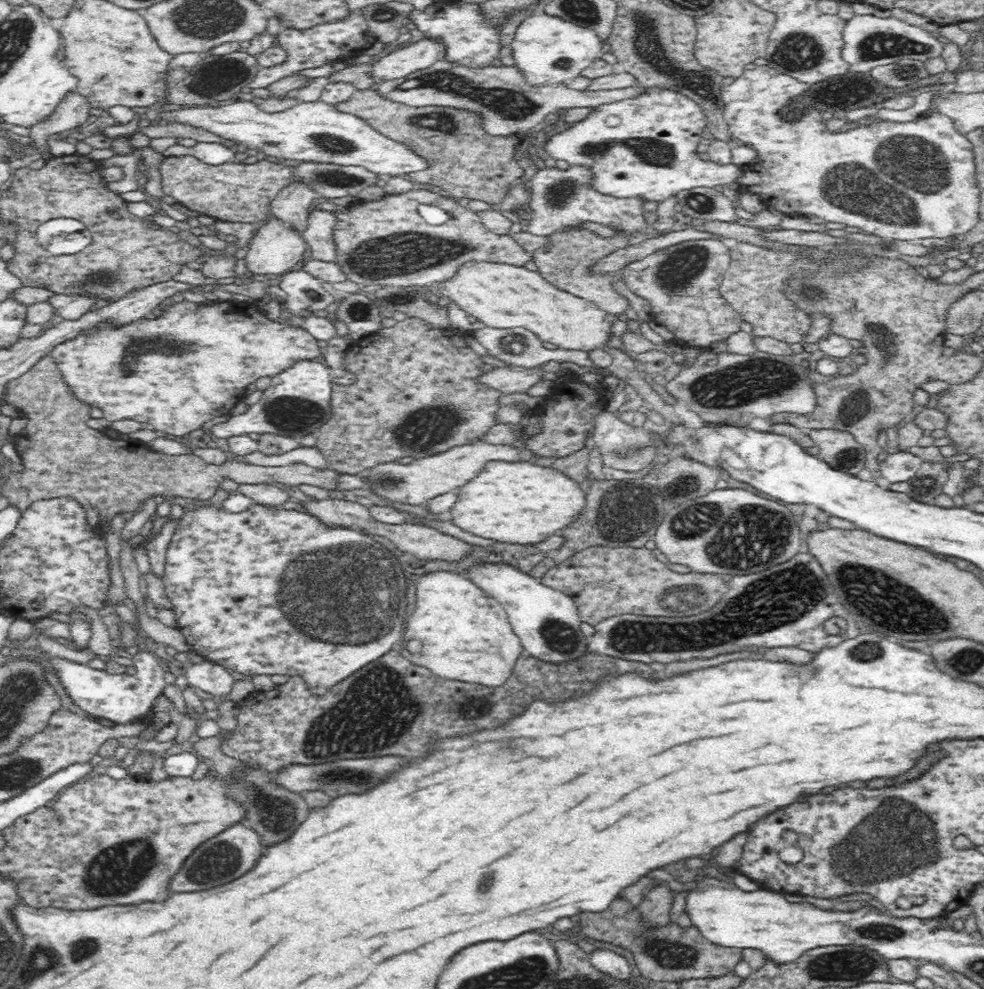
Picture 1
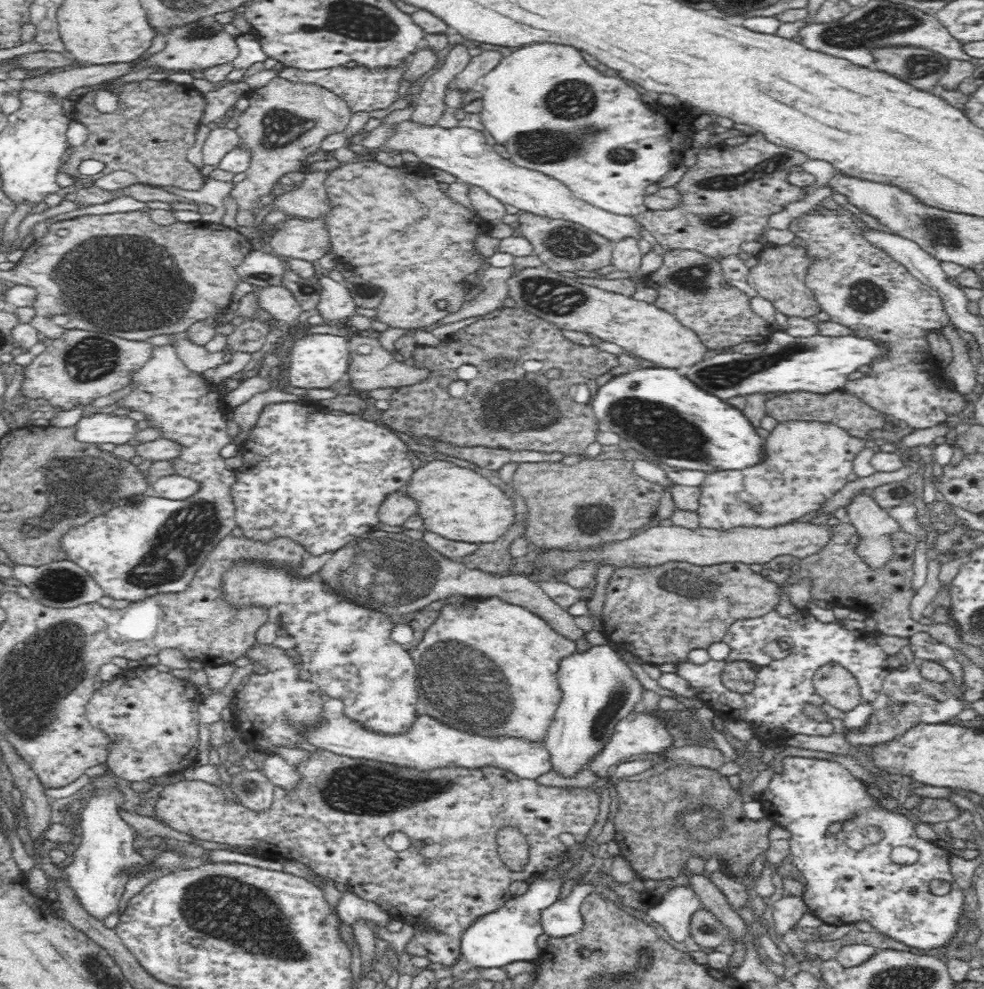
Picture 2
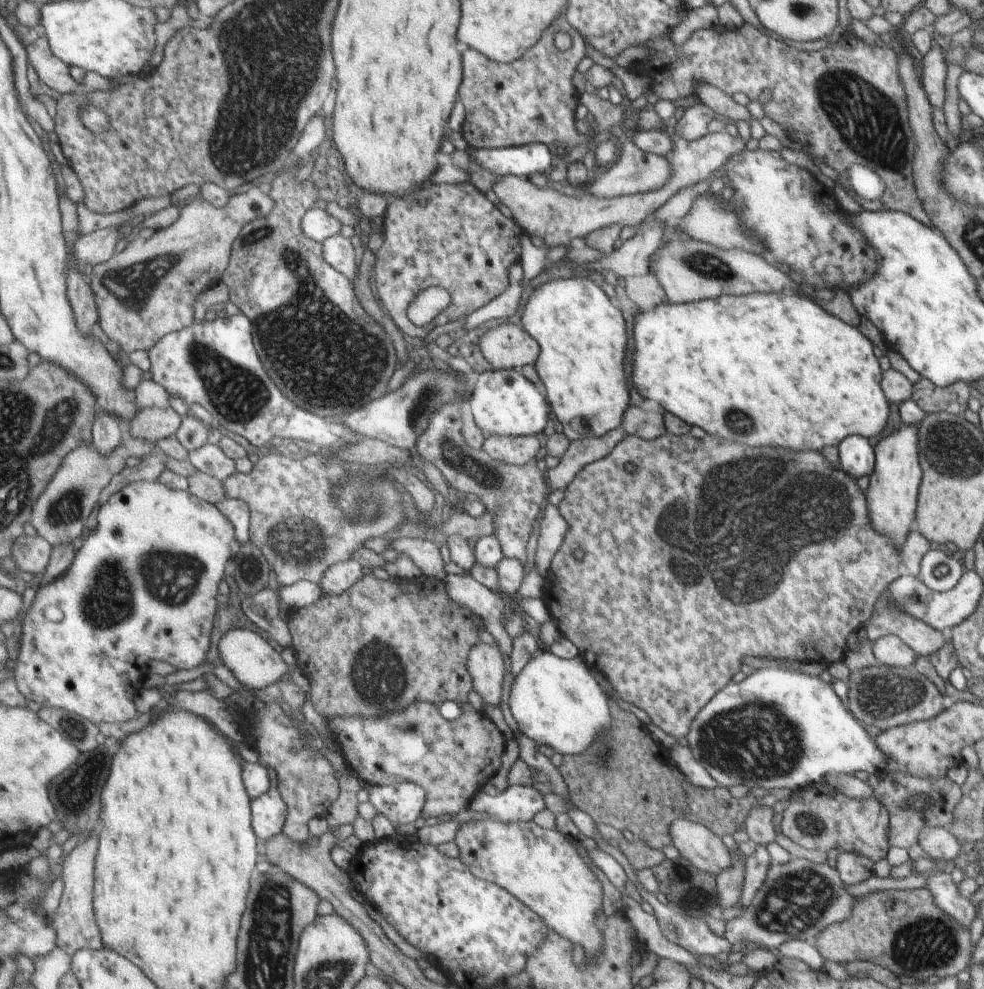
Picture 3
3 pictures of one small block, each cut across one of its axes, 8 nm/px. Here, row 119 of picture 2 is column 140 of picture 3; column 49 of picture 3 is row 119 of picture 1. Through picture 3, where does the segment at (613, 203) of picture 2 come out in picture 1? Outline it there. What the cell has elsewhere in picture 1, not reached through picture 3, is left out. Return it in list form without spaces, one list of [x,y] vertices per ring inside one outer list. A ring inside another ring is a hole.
[[[650,87],[644,94],[633,99],[611,102],[596,107],[583,120],[574,123],[560,134],[552,135],[541,144],[549,158],[565,160],[568,164],[581,164],[593,170],[593,186],[602,194],[618,198],[639,196],[644,201],[662,202],[668,196],[691,188],[724,186],[736,182],[742,176],[742,169],[733,162],[728,164],[703,161],[696,151],[707,126],[707,116],[702,107],[690,98],[672,90]]]

